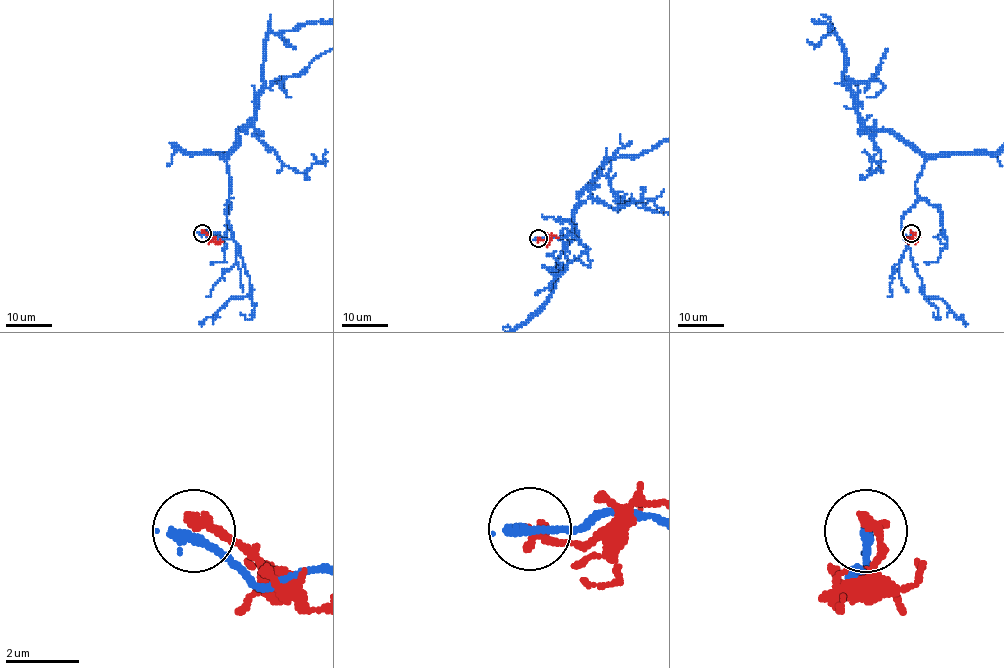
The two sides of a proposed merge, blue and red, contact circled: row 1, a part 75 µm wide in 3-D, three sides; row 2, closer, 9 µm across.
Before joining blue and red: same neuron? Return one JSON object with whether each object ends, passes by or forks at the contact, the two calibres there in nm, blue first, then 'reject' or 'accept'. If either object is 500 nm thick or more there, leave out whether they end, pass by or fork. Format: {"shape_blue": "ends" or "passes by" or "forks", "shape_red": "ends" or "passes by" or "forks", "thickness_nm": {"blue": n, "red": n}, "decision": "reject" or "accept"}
{"shape_blue": "ends", "shape_red": "ends", "thickness_nm": {"blue": 280, "red": 320}, "decision": "reject"}

